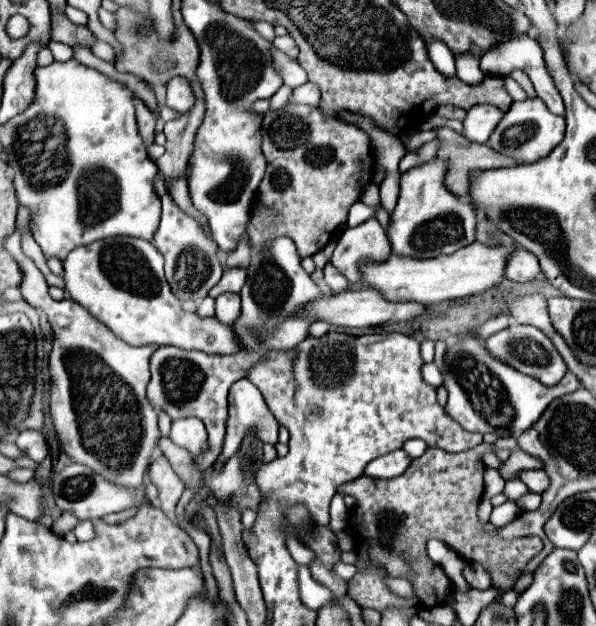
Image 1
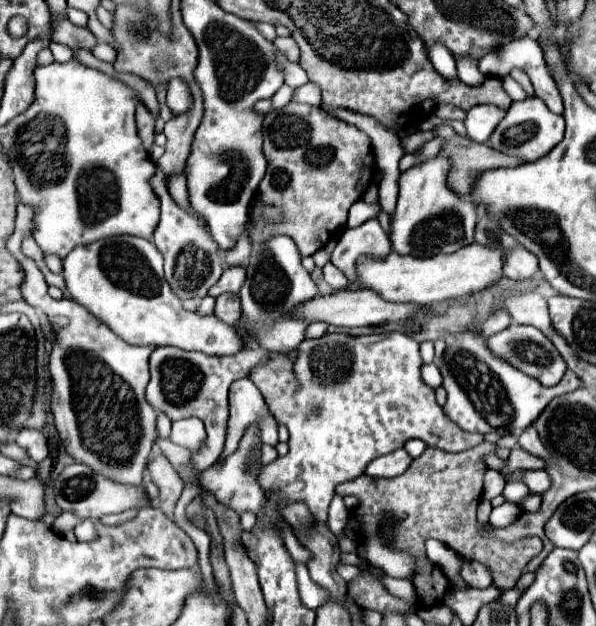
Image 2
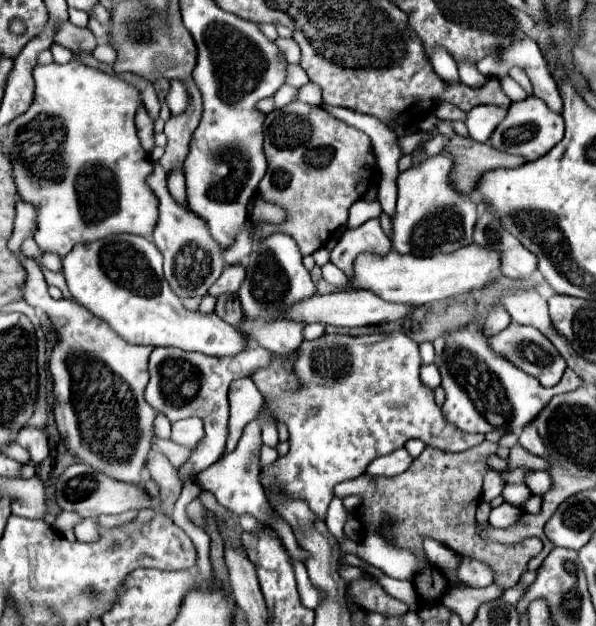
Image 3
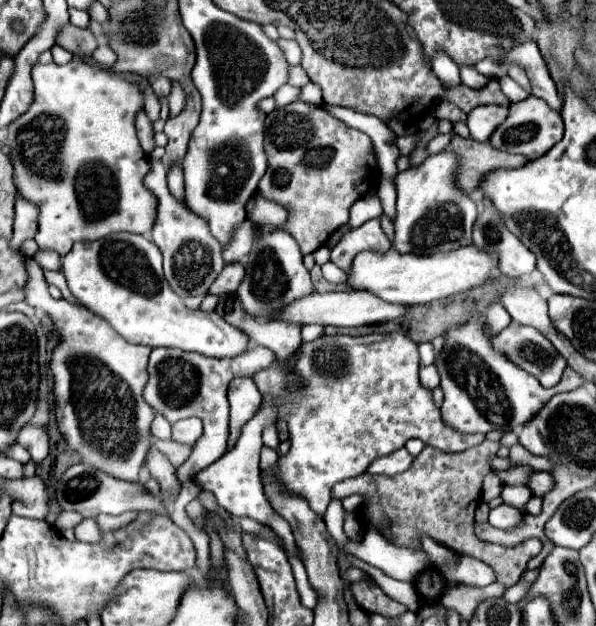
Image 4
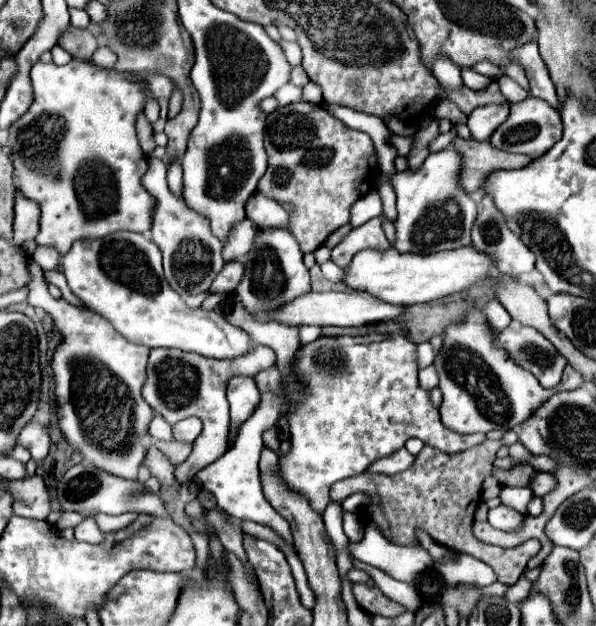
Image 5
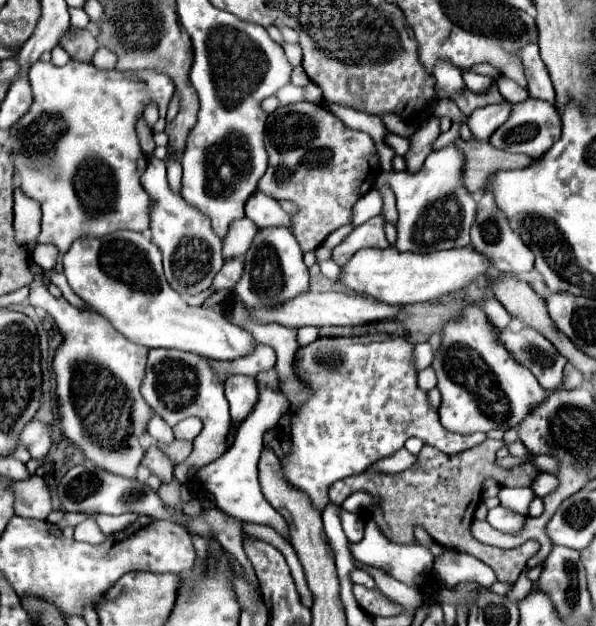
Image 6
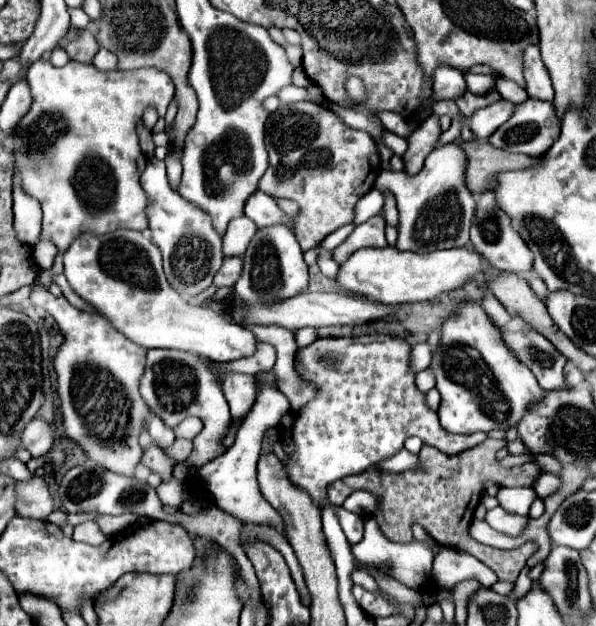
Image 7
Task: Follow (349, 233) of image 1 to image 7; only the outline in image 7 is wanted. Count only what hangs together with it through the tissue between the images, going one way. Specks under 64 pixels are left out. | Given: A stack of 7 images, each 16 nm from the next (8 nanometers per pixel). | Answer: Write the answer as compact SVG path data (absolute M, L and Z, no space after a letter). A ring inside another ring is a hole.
M374 216L368 222L356 226L352 230L352 234L334 248L332 258L336 260L336 264L342 264L352 252L360 250L360 248L380 248L380 246L388 246L388 242L384 240L384 218L382 216Z

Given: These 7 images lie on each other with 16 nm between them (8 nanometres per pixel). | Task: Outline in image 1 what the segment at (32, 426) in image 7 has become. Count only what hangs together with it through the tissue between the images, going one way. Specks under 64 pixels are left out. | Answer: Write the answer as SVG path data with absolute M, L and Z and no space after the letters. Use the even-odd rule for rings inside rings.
M26 430L26 432L20 432L18 438L16 438L16 446L28 456L32 458L34 462L42 462L48 454L48 448L46 448L46 440L40 432L36 430Z

